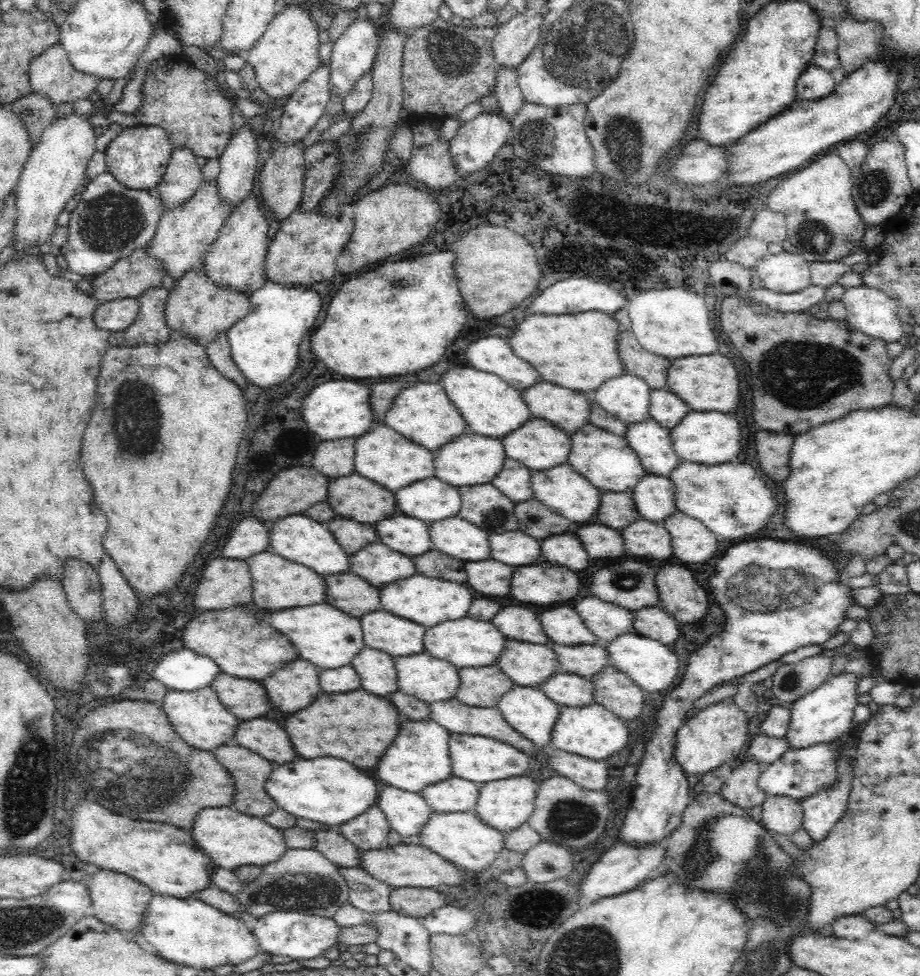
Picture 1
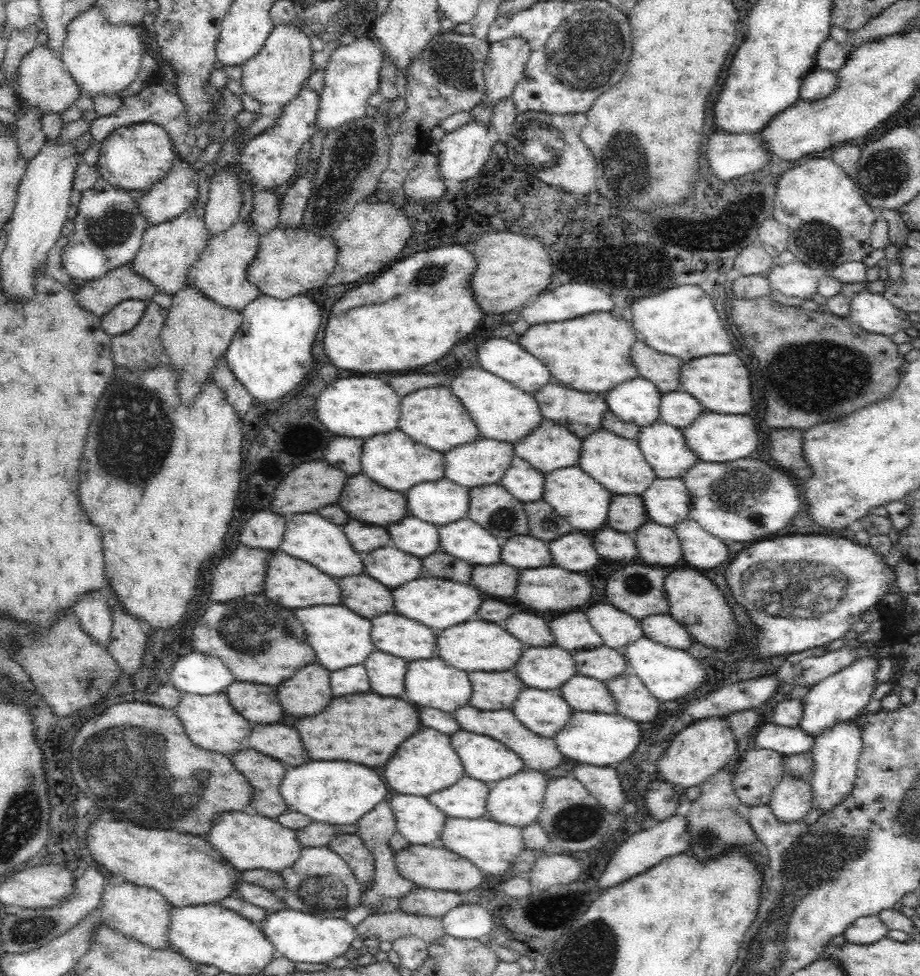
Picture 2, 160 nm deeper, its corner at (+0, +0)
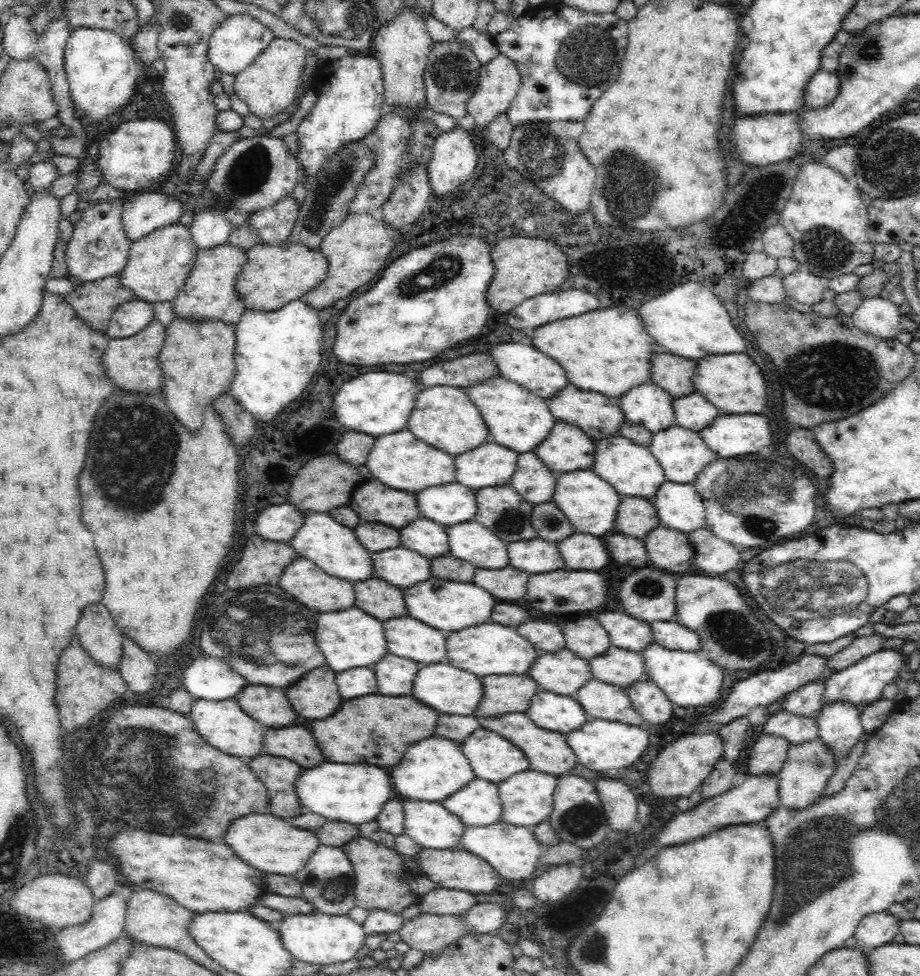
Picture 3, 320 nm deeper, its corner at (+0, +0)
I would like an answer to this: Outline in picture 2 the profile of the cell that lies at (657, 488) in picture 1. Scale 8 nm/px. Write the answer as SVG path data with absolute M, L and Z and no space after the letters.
M656 477L641 494L648 520L673 527L689 516L689 493L683 480Z

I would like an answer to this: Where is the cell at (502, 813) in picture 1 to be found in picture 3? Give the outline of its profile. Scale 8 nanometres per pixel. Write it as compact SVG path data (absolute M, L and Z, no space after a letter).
M529 769L526 772L518 772L497 784L499 800L502 804L502 821L516 827L533 828L549 819L554 812L554 791L558 786L559 778L544 772Z

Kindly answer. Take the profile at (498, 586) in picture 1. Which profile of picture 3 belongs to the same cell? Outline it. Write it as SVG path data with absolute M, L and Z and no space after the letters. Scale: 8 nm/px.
M477 568L473 578L473 583L480 588L488 590L492 596L512 602L520 600L526 596L526 572L518 572L514 568L504 568L504 570L484 570Z

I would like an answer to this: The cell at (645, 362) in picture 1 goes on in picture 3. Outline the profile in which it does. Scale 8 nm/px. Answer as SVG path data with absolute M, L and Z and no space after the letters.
M657 349L651 356L651 382L669 392L673 397L696 393L691 376L697 361Z

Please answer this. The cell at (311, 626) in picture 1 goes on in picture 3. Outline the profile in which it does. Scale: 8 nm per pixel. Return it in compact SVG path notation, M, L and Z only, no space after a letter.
M361 608L341 609L338 612L318 614L318 628L315 629L315 639L323 652L328 666L334 672L344 672L351 668L374 666L388 653L387 642L382 621L370 616Z

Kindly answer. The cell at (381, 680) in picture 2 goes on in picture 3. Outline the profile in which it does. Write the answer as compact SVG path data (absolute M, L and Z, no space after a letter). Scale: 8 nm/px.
M390 652L373 666L378 680L378 692L384 696L410 696L419 664Z

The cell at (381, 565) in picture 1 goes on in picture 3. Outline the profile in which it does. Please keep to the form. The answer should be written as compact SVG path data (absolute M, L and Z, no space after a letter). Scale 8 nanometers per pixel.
M398 547L386 552L374 552L372 560L374 576L403 590L432 576L432 560L407 548Z

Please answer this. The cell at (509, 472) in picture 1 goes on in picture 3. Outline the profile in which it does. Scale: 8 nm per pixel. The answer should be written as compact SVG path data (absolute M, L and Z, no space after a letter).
M535 451L519 454L517 467L509 482L523 499L533 505L553 500L557 474L554 474L535 454Z

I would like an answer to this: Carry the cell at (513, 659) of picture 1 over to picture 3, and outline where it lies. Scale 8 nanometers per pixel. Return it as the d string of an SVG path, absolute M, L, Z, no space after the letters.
M568 649L540 653L531 664L528 675L542 690L564 696L573 696L593 678L589 661Z

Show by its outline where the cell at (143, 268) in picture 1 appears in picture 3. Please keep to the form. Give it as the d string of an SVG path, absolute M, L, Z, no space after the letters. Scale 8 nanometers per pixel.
M118 276L84 283L63 299L89 328L106 334L114 311L122 304L135 300L133 290L126 289Z

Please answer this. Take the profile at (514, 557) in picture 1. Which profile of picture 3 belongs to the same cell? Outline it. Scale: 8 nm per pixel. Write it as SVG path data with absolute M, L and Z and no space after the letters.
M543 538L514 541L508 546L510 566L538 574L538 572L556 572L562 570L562 556L556 544L550 544Z

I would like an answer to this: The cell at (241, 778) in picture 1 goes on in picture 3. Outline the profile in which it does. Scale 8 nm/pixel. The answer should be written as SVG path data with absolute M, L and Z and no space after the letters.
M265 754L247 762L251 772L266 786L271 815L291 821L304 814L295 794L295 782L304 768L293 761Z

